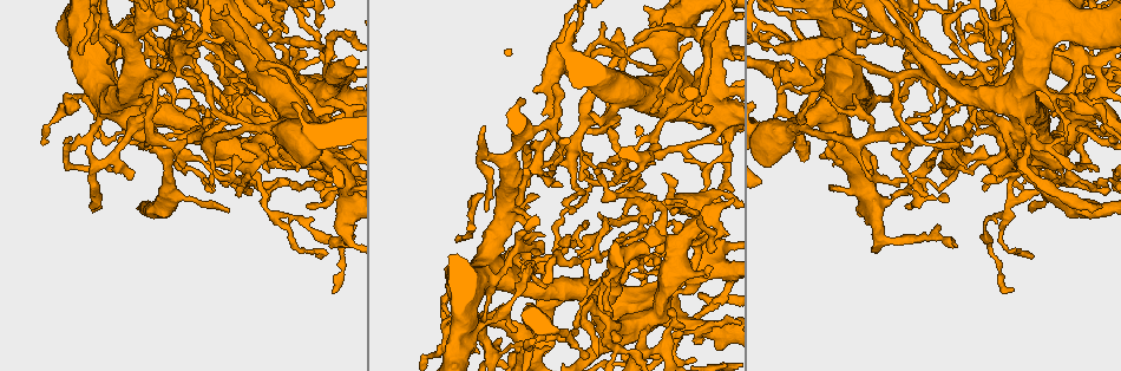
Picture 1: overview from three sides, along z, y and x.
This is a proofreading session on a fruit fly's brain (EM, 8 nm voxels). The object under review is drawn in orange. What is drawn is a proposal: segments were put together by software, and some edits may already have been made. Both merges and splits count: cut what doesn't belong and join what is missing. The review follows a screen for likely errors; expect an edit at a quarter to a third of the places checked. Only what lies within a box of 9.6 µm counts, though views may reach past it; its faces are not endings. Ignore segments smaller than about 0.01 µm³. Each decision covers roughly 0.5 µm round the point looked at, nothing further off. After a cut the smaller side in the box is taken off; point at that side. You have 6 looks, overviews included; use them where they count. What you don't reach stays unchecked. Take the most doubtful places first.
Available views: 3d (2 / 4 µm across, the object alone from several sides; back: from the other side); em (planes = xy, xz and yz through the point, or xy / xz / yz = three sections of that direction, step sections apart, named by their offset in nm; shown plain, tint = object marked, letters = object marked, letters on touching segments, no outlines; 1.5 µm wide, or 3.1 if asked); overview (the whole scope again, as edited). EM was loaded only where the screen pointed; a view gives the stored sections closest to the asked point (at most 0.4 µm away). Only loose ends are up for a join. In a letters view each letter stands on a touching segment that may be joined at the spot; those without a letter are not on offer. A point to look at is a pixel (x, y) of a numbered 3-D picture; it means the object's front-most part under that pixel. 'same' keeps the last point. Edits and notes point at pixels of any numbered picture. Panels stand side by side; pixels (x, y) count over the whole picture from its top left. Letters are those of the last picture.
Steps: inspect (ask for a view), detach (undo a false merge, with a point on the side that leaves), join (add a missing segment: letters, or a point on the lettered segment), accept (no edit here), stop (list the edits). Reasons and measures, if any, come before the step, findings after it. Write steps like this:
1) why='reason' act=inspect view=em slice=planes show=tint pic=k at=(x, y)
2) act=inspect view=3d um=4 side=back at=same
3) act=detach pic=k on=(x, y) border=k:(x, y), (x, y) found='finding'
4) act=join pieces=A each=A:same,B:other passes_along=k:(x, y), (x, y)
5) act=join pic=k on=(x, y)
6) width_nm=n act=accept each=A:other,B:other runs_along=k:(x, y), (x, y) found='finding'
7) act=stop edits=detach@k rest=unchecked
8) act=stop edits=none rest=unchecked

act=inspect view=3d um=4 side=back pic=1 at=(583, 152)

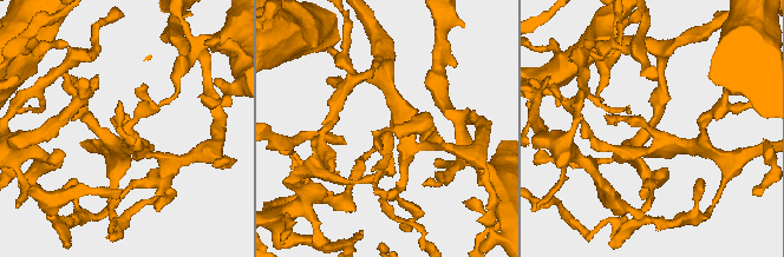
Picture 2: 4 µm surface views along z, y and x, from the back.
act=inspect view=em slice=yz step=4 show=letters pic=2 at=(389, 133)

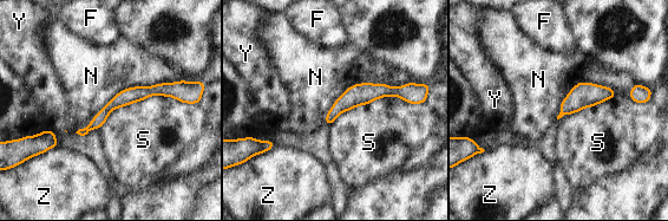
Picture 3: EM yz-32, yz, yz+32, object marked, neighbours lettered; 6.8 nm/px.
width_nm=110 act=accept each=F:other,N:other,S:other,Y:other,Z:other runs_along=3:(178, 95), (126, 96), (82, 131) found='all the same cell'

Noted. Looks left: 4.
why='an open end' act=inspect view=3d um=2 side=back pic=1 at=(988, 52)

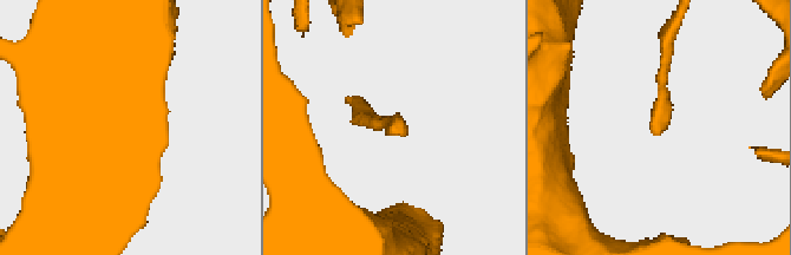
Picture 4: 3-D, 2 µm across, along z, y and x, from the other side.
act=inspect view=em slice=xy step=4 show=tint pic=4 at=(653, 130)

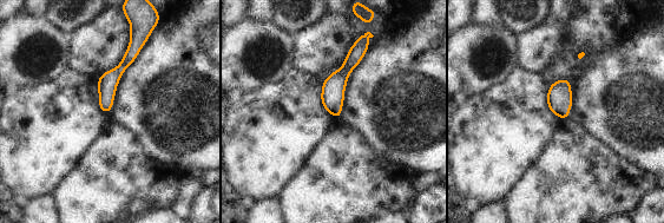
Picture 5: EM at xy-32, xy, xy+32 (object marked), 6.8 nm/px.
act=inspect view=em slice=planes show=letters at=same

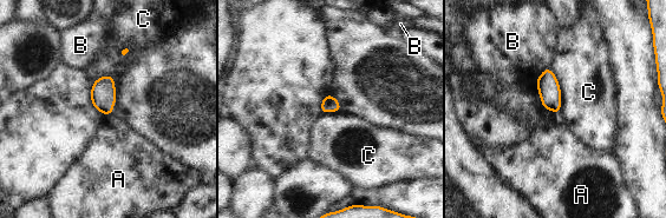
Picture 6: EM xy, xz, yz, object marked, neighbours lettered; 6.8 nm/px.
act=accept each=A:other,B:other,C:other border=6:(549, 67), (560, 87), (559, 113) found='none of them fits'

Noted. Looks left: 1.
act=stop edits=none rest=unchecked

